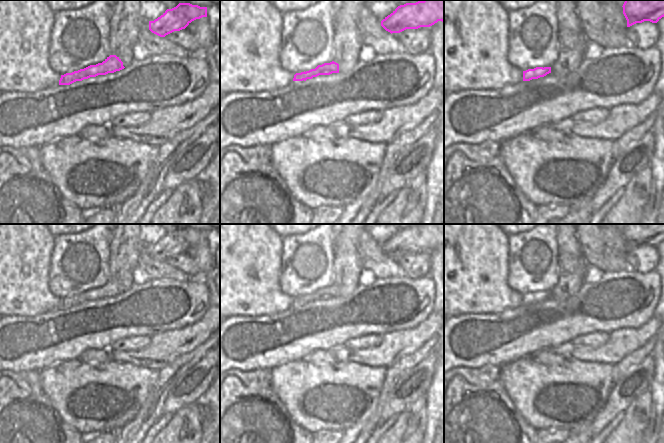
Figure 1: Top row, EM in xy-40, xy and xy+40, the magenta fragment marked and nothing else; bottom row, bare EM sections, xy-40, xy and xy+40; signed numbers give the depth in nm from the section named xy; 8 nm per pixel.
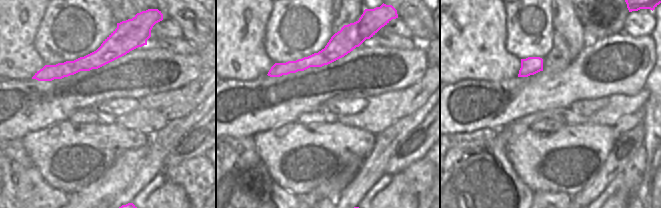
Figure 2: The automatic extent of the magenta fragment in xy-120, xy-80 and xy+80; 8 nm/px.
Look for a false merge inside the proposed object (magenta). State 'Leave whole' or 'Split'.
Split

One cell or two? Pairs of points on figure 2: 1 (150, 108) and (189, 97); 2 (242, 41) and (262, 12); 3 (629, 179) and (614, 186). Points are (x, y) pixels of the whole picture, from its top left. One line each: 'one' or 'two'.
1: one
2: one
3: two

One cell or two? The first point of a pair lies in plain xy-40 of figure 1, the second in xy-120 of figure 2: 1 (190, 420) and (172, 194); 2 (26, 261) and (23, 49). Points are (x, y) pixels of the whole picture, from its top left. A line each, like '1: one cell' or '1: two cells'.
1: one cell
2: one cell

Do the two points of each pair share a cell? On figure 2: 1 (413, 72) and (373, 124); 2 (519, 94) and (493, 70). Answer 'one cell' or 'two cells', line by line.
1: two cells
2: two cells

